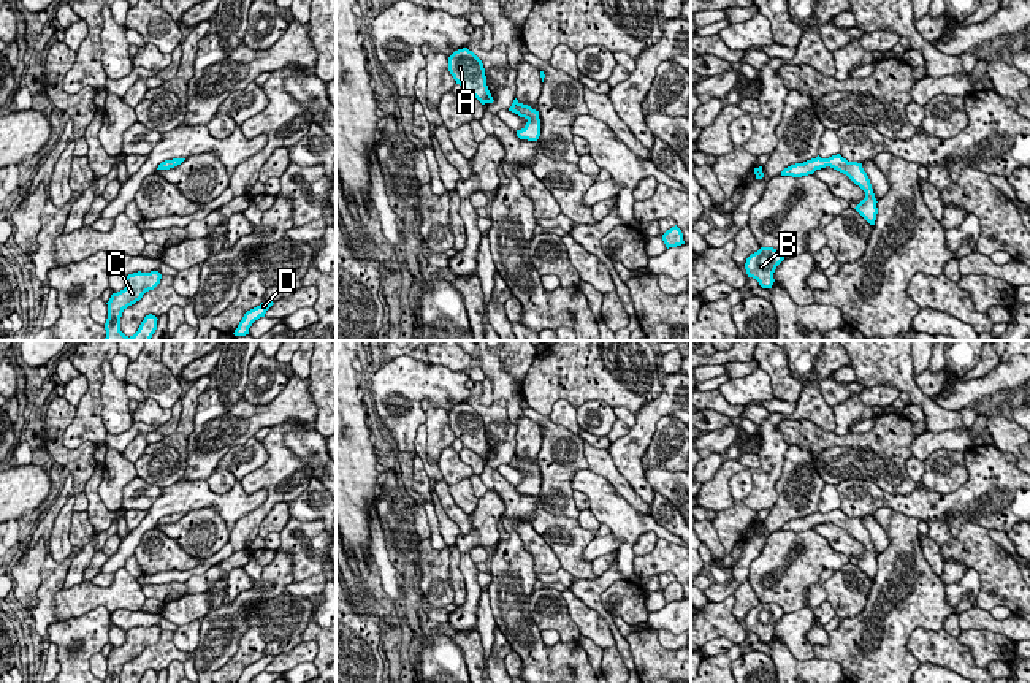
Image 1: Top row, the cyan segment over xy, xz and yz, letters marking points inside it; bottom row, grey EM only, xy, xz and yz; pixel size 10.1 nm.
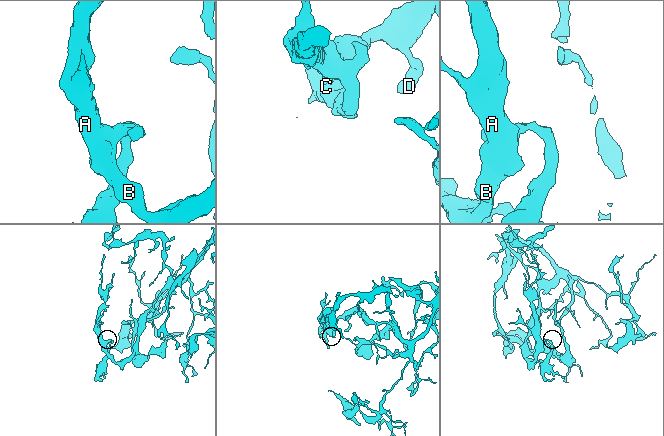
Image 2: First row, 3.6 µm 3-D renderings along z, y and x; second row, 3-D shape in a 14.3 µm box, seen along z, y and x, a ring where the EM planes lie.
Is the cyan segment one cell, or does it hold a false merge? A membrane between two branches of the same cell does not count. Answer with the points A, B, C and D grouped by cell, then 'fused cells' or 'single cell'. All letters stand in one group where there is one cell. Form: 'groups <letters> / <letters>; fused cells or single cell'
groups A B C D; single cell

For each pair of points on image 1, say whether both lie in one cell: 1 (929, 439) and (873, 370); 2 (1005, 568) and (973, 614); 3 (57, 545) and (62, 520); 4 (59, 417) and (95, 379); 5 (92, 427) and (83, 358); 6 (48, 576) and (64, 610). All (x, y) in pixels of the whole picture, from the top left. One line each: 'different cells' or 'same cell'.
1: different cells
2: different cells
3: same cell
4: different cells
5: same cell
6: different cells

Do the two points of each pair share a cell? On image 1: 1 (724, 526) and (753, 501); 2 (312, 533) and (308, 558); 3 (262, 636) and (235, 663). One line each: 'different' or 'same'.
1: different
2: same
3: same

